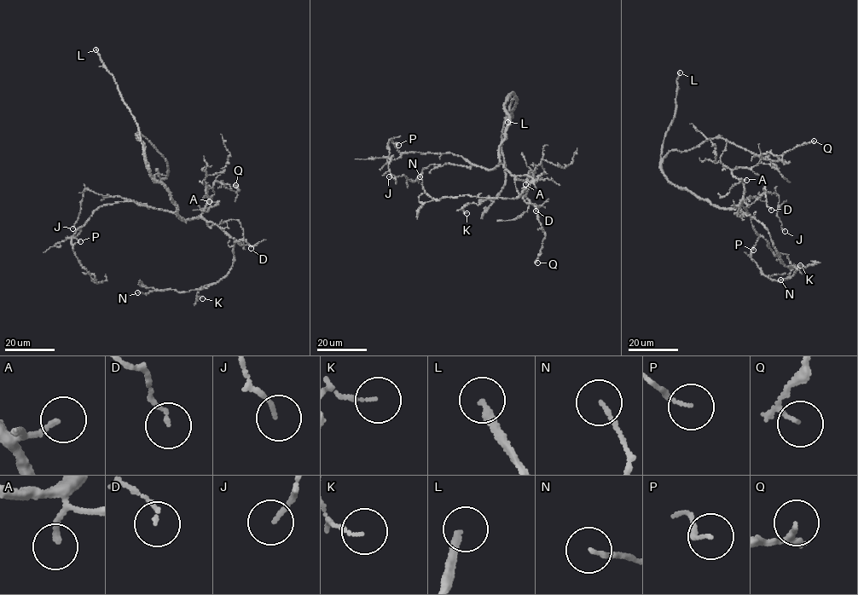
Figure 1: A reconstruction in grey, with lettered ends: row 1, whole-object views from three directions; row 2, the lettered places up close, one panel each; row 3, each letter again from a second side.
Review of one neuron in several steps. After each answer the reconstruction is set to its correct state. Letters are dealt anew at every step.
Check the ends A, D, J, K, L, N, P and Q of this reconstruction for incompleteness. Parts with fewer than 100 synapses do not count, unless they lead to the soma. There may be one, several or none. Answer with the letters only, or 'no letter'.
L

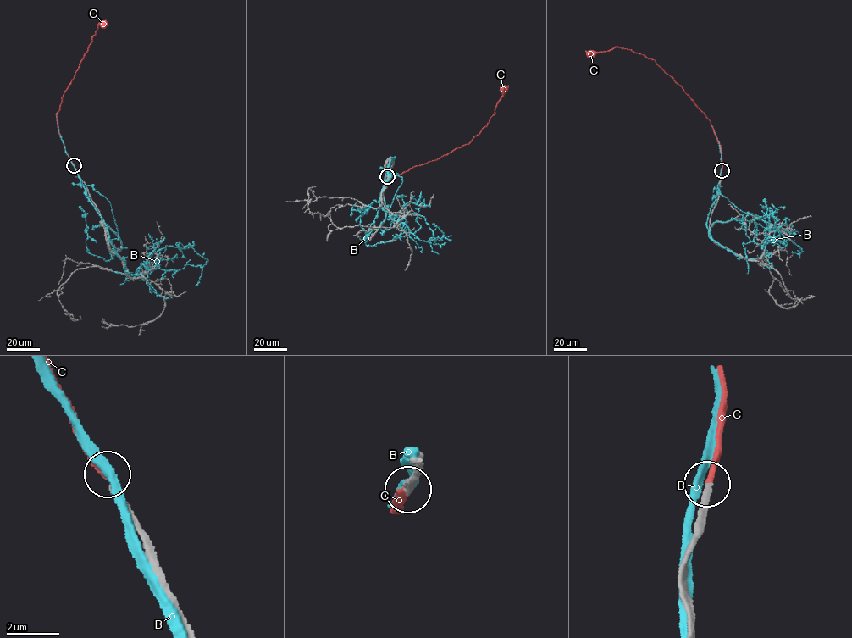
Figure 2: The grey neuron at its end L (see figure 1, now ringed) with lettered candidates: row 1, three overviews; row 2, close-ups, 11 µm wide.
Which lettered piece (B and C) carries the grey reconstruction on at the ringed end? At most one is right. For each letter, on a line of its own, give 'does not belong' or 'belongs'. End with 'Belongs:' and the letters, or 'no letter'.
B: does not belong
C: belongs
Belongs: C

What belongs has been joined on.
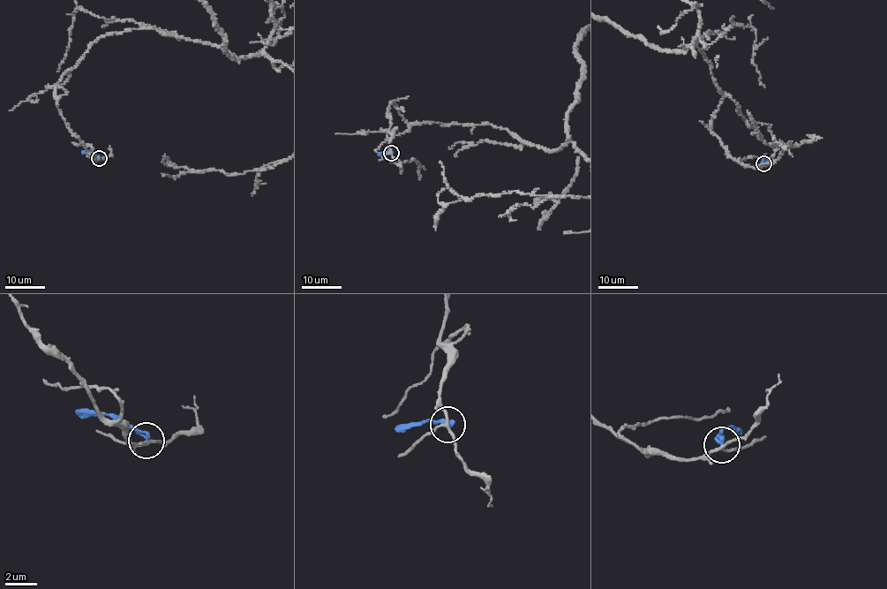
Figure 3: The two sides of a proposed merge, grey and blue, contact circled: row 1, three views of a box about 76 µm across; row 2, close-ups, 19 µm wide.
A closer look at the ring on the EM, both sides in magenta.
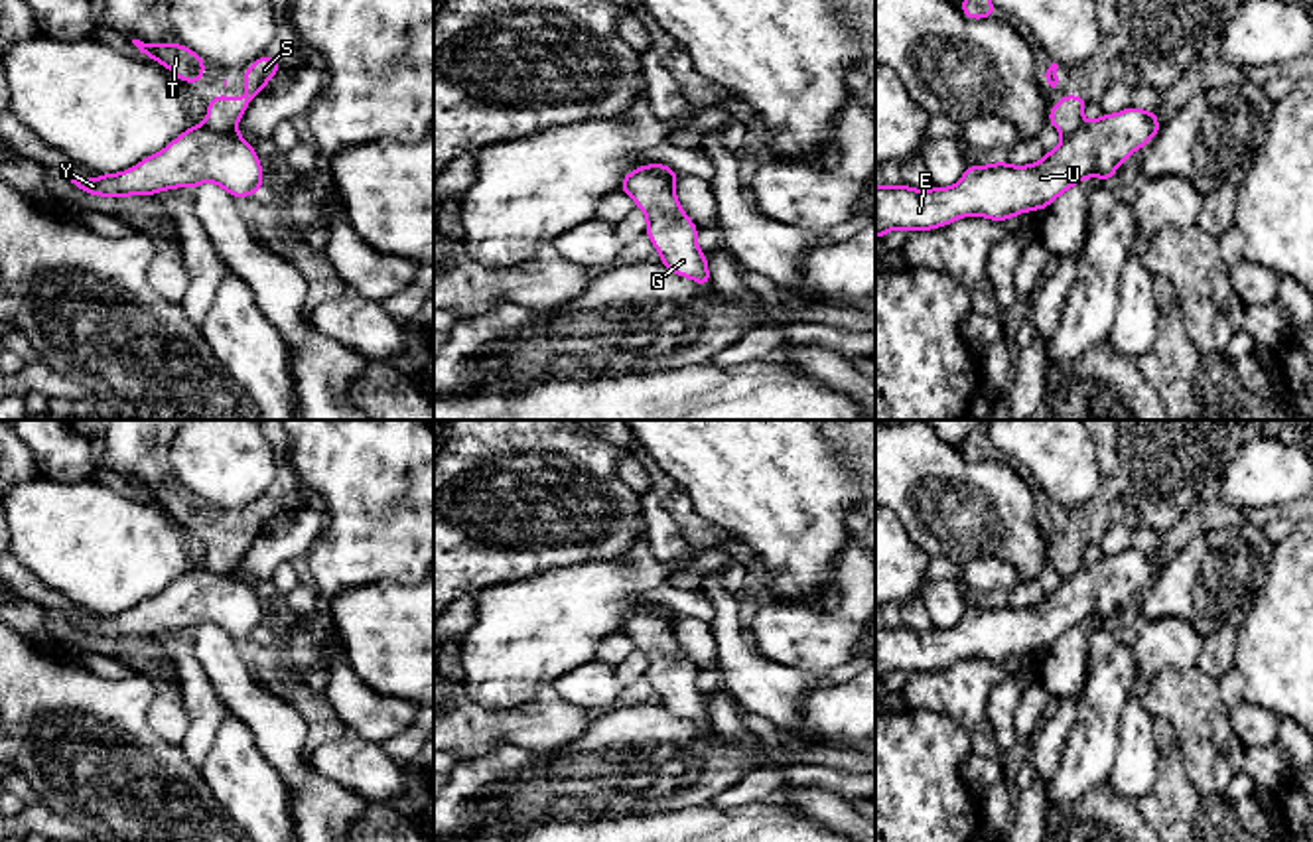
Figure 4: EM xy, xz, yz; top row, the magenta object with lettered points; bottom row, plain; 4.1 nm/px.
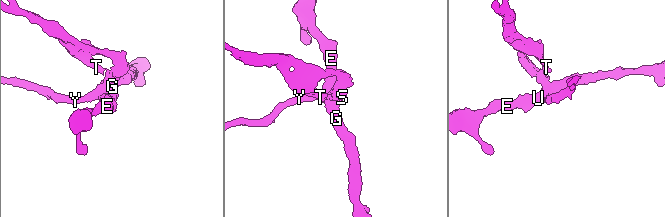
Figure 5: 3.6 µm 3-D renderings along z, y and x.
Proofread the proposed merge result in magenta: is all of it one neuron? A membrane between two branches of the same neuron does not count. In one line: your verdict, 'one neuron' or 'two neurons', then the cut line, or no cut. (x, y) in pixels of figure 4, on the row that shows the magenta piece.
two neurons; cut xy (206, 123), (217, 131), (235, 131)

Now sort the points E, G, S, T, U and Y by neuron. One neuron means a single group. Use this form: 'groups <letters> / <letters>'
groups E G U Y / S T

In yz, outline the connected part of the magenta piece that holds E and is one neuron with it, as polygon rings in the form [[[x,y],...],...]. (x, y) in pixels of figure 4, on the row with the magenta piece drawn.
[[[1128,106],[1080,122],[1037,164],[1009,166],[1003,160],[992,166],[968,164],[956,185],[933,185],[927,191],[905,183],[875,185],[875,239],[891,229],[931,231],[970,215],[1009,221],[1025,211],[1047,209],[1061,193],[1090,175],[1110,181],[1118,166],[1149,144],[1159,130],[1155,108]]]

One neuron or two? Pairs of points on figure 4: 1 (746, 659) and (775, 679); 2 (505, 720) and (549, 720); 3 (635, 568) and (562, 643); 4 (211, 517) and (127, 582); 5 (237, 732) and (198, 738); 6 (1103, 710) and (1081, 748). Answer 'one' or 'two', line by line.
1: one
2: one
3: one
4: two
5: two
6: one

